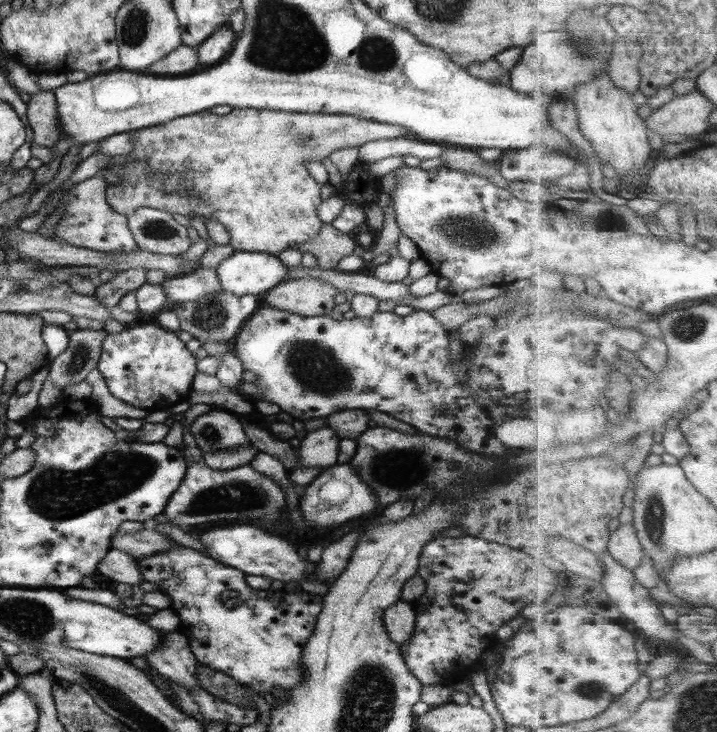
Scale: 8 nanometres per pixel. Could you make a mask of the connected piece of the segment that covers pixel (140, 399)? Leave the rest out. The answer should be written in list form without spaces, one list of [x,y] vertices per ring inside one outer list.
[[[143,323],[120,333],[107,333],[97,369],[112,396],[148,412],[182,408],[197,369],[197,359],[174,331]]]

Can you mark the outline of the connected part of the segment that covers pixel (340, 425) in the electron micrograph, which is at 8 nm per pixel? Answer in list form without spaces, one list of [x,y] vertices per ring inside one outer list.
[[[342,410],[325,418],[327,428],[336,432],[340,438],[357,440],[369,430],[371,419],[363,410]]]

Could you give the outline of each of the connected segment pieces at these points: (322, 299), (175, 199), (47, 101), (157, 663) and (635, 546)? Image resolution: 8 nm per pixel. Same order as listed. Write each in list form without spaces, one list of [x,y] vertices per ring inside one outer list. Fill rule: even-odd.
[[[317,278],[286,279],[262,294],[264,304],[300,316],[324,316],[333,306],[336,288]]]
[[[233,108],[226,115],[218,115],[213,112],[202,111],[188,116],[179,116],[178,118],[166,121],[162,124],[154,125],[153,127],[138,129],[132,131],[134,146],[131,152],[132,161],[121,164],[121,167],[128,169],[129,172],[119,172],[124,183],[118,185],[107,185],[105,188],[106,201],[109,208],[122,215],[132,214],[138,208],[156,208],[168,214],[178,213],[184,216],[196,216],[201,221],[217,220],[221,222],[232,240],[232,245],[236,251],[244,252],[266,252],[273,255],[278,255],[283,250],[291,246],[298,246],[303,242],[308,242],[320,232],[322,220],[318,217],[318,205],[323,201],[320,195],[321,185],[308,173],[305,164],[307,162],[320,161],[324,156],[329,155],[333,150],[346,147],[359,147],[365,142],[373,140],[391,139],[406,136],[410,134],[406,128],[395,125],[386,124],[378,121],[368,120],[359,116],[352,116],[338,113],[301,113],[288,111],[275,111],[265,108]]]
[[[40,91],[31,95],[27,103],[27,119],[34,133],[34,145],[55,146],[63,132],[59,129],[57,102],[53,91]]]
[[[178,630],[161,633],[163,643],[144,656],[149,666],[155,668],[170,683],[178,683],[180,687],[190,691],[200,688],[197,677],[199,662],[189,647],[189,638]]]
[[[635,523],[621,525],[613,532],[609,551],[620,564],[627,566],[630,570],[636,570],[644,562],[645,549],[638,536]]]

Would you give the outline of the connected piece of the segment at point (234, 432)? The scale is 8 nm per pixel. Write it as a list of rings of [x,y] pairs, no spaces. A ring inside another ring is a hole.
[[[214,407],[196,417],[193,423],[190,426],[190,433],[194,439],[196,438],[196,444],[202,453],[228,451],[250,445],[239,418],[220,408]]]

